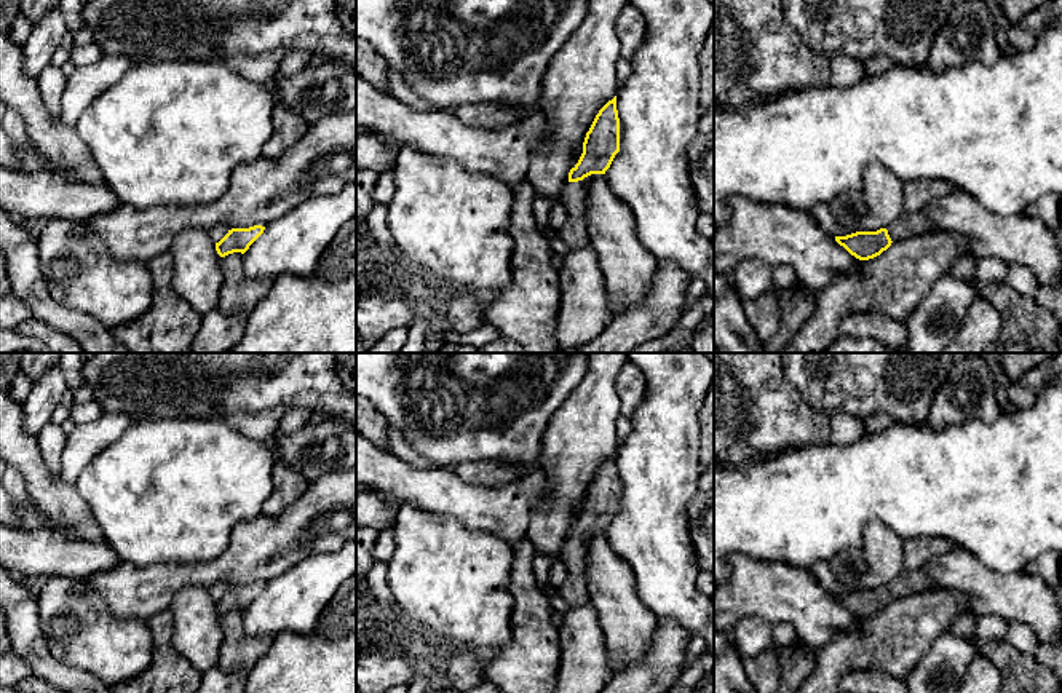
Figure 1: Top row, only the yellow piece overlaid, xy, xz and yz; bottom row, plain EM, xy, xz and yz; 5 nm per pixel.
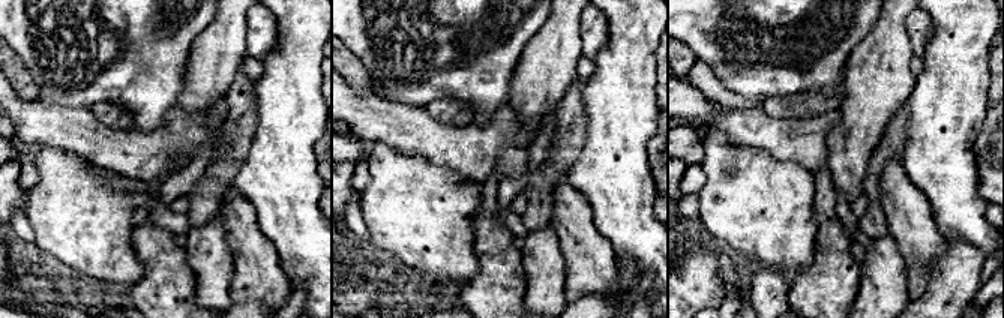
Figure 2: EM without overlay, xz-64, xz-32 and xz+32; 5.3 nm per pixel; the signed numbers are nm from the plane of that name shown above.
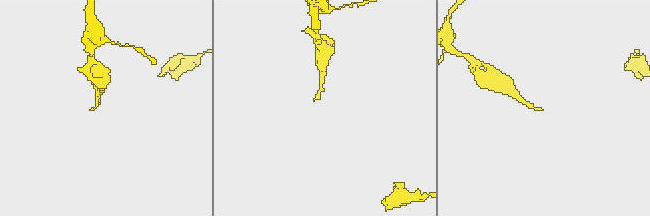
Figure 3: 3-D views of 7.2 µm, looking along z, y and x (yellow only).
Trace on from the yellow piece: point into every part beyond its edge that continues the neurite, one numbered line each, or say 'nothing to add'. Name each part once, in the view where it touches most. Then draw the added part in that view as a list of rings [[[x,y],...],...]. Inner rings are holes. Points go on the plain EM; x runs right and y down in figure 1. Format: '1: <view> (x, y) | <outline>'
1: xz (574, 590) | [[[592,532],[578,540],[567,540],[561,549],[561,560],[567,567],[567,576],[557,592],[570,607],[589,602],[586,556],[591,538]]]

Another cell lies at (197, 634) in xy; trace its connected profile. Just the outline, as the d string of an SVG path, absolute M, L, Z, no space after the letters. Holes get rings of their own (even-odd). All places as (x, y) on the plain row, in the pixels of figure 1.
M190 586L171 600L172 645L201 674L217 666L224 634L208 589Z

